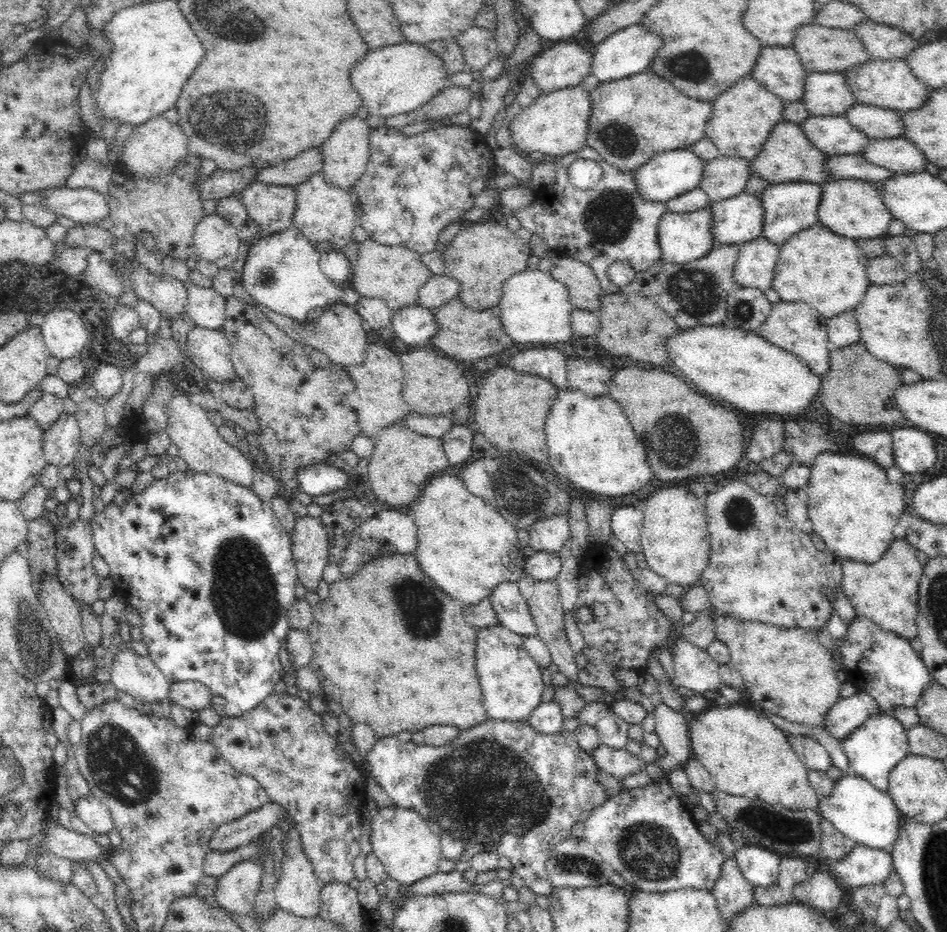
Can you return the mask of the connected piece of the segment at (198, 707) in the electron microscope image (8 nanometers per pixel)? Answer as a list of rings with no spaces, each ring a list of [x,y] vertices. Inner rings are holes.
[[[186,681],[171,683],[168,699],[188,710],[201,711],[211,706],[209,688],[200,682]]]

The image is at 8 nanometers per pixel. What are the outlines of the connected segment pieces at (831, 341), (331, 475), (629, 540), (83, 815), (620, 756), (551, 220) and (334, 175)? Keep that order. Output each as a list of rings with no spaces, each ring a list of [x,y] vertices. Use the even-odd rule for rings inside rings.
[[[853,311],[842,312],[827,319],[828,350],[841,349],[854,343],[860,343],[858,320]]]
[[[324,463],[306,466],[306,468],[298,470],[296,483],[307,495],[316,497],[346,489],[348,484],[352,484],[352,480],[350,474]]]
[[[632,506],[616,508],[612,513],[613,534],[625,544],[629,552],[643,552],[641,545],[643,517],[642,508],[632,508]]]
[[[92,793],[76,800],[75,812],[94,832],[93,835],[108,834],[114,821],[107,804],[100,802]]]
[[[605,745],[596,747],[590,752],[595,765],[606,774],[622,779],[628,774],[636,774],[644,769],[645,762],[629,753],[626,749],[618,750]]]
[[[588,145],[554,159],[554,163],[554,183],[538,193],[539,200],[548,204],[548,208],[554,208],[552,214],[532,214],[532,203],[509,214],[518,218],[522,228],[545,239],[554,252],[587,264],[594,271],[605,293],[620,292],[620,288],[608,277],[608,266],[625,262],[636,272],[642,272],[662,258],[657,226],[662,215],[668,211],[667,206],[661,202],[644,200],[635,190],[635,171],[622,172],[614,168]],[[578,159],[594,160],[602,167],[603,176],[592,190],[580,190],[570,185],[568,167]],[[566,184],[567,190],[564,190]]]
[[[352,117],[338,122],[332,134],[319,146],[321,157],[321,173],[328,186],[349,190],[357,183],[358,177],[366,170],[370,158],[369,134],[370,128],[362,118]]]

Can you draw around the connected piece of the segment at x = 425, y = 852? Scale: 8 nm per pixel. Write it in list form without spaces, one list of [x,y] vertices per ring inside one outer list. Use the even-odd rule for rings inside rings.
[[[384,806],[372,814],[369,824],[371,853],[385,866],[390,879],[402,885],[411,885],[438,870],[439,860],[443,857],[441,841],[418,811]]]

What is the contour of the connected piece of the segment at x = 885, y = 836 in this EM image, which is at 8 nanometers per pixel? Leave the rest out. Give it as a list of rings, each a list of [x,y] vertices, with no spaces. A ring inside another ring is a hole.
[[[853,773],[844,774],[833,783],[831,793],[819,798],[817,812],[821,818],[829,820],[834,828],[857,844],[890,852],[898,836],[902,812],[888,791],[880,792],[871,782]]]

